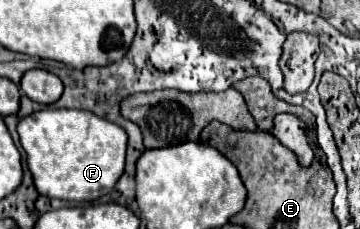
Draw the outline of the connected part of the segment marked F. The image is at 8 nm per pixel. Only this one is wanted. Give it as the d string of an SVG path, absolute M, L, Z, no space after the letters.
M42 109L18 123L20 143L28 153L28 165L40 195L64 201L96 201L112 191L124 173L126 131L82 109Z

